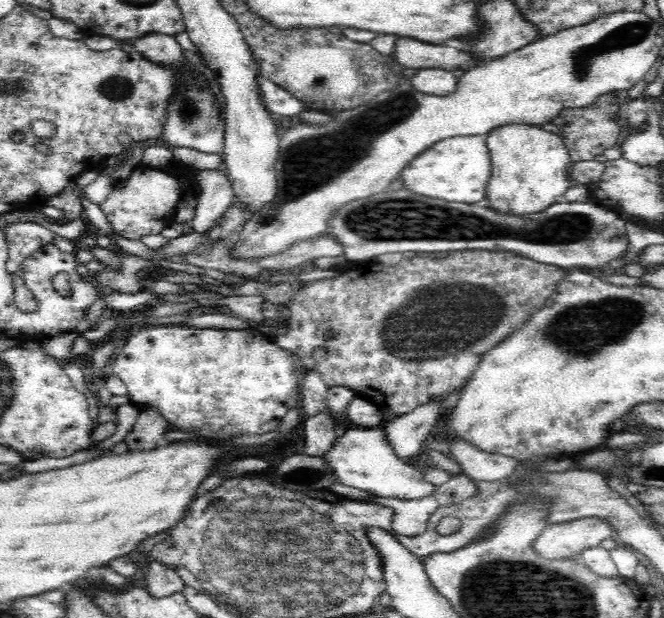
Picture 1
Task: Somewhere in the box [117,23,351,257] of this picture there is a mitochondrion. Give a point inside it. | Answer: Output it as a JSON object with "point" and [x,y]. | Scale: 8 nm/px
{"point":[192,113]}

